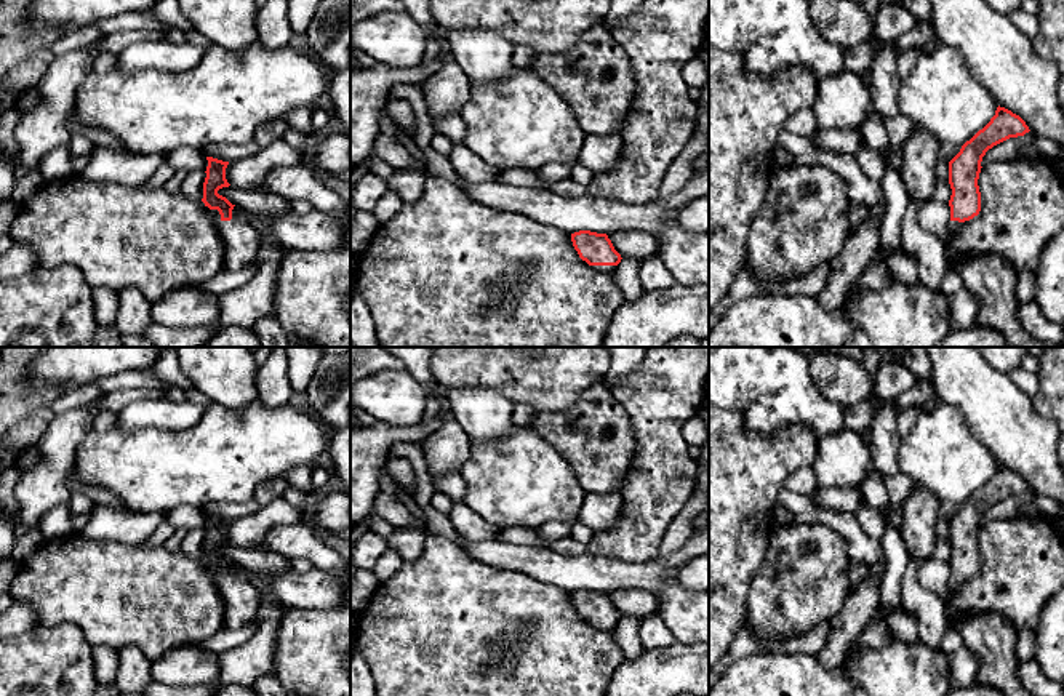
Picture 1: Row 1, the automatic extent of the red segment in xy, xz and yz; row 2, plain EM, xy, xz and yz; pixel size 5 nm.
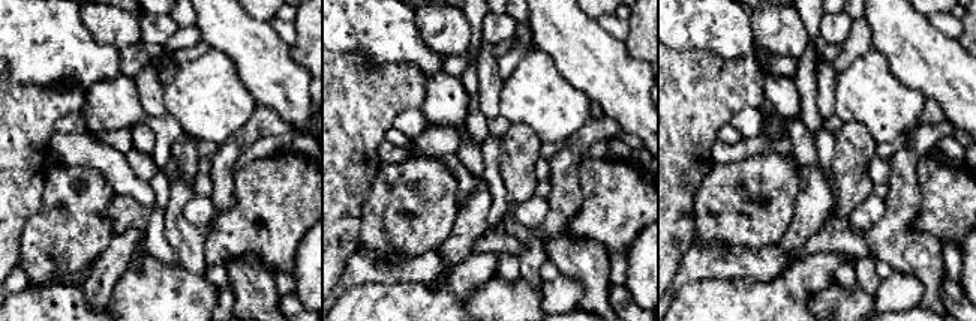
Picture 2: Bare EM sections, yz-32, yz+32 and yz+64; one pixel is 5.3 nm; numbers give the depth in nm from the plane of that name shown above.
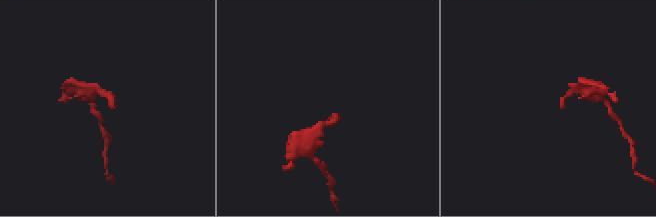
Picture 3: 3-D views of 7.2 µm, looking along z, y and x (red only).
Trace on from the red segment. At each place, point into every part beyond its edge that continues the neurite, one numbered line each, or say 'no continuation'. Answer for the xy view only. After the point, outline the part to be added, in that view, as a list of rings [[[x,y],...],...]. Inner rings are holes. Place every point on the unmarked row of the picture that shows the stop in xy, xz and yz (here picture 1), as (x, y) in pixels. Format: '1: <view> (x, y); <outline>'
1: xy (240, 599); [[[221,579],[218,582],[224,602],[224,622],[226,629],[242,629],[254,619],[261,603],[261,592],[248,581],[242,579]]]

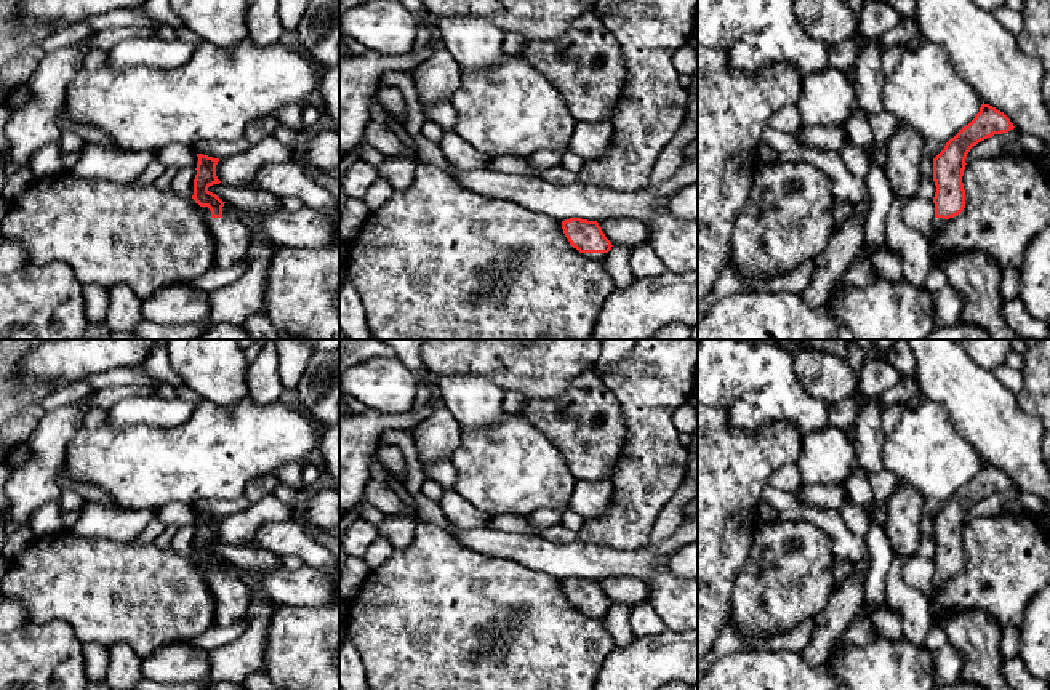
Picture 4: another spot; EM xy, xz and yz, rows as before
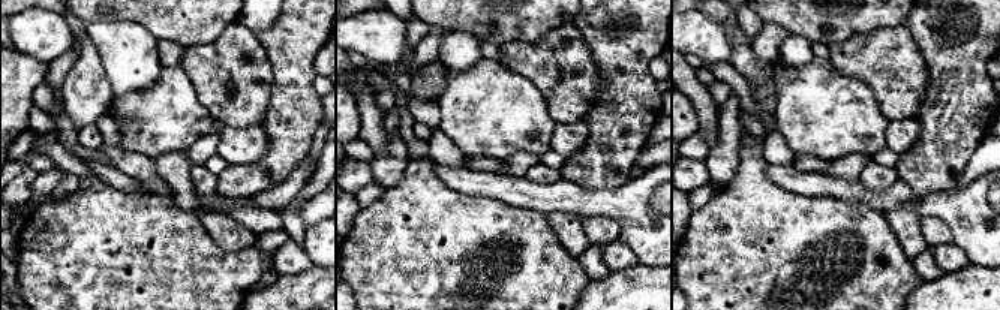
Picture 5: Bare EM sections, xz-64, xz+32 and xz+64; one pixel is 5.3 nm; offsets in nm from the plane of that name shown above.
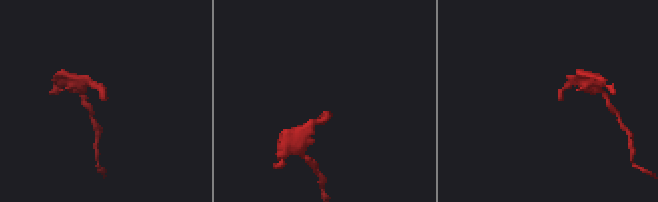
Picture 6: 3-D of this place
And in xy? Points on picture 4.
1: xy (231, 596); [[[211,576],[208,580],[214,599],[214,620],[216,626],[232,626],[245,616],[251,600],[251,589],[238,578],[232,576]]]

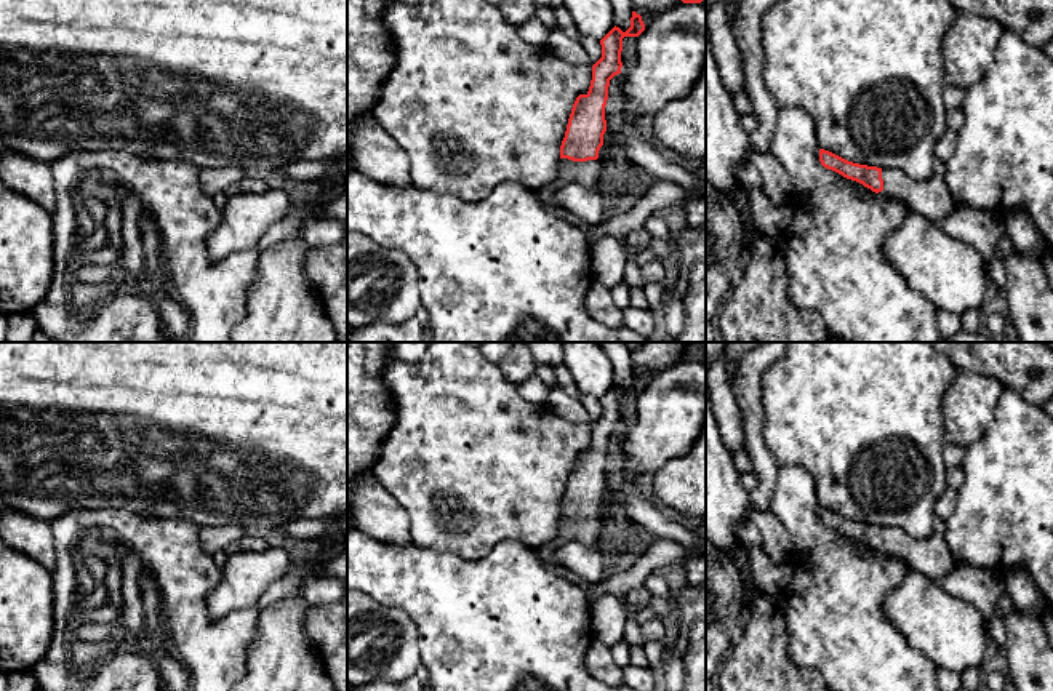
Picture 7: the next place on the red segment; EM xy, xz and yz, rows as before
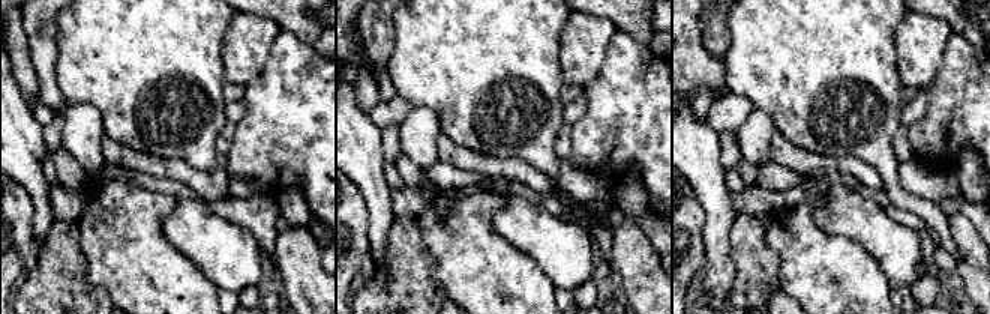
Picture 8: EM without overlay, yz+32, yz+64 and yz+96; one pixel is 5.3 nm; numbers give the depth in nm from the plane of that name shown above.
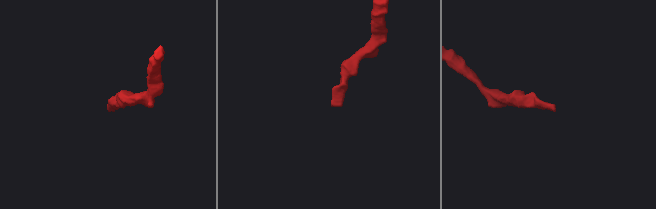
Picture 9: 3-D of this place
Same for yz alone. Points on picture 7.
1: yz (932, 557); [[[882,526],[882,537],[882,550],[906,560],[911,569],[930,579],[943,577],[955,568],[949,545],[939,533],[914,537],[899,526]]]

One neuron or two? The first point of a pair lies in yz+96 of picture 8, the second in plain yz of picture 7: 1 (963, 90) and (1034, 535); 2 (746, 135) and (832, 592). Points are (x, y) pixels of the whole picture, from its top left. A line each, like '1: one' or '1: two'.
1: one
2: one

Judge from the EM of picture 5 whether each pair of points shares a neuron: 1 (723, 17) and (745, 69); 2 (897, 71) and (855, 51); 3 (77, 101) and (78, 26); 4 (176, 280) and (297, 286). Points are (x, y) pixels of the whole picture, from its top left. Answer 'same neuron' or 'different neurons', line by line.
1: same neuron
2: same neuron
3: same neuron
4: different neurons

